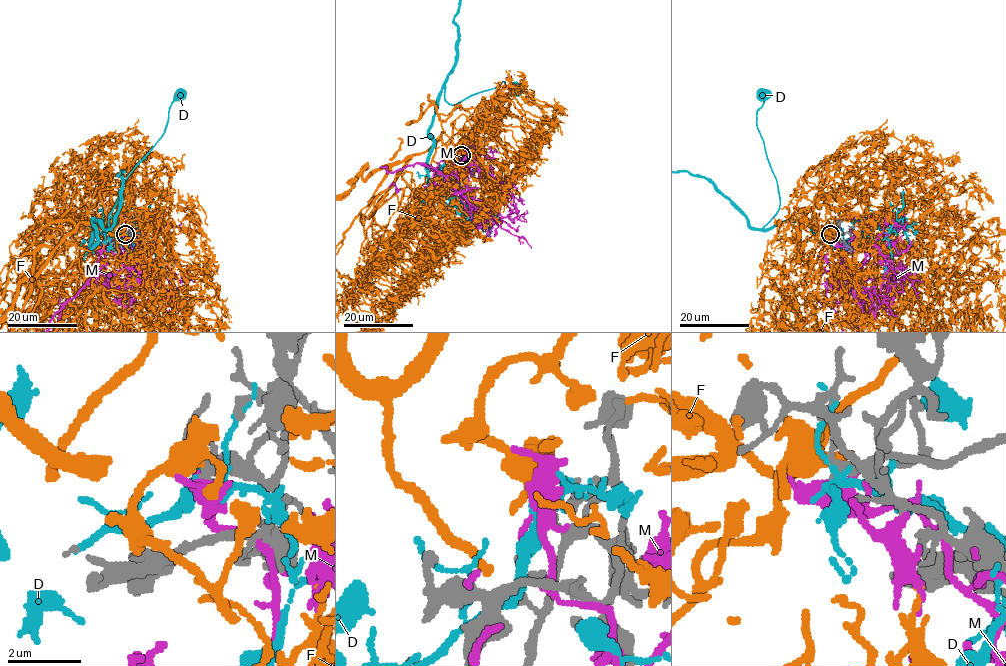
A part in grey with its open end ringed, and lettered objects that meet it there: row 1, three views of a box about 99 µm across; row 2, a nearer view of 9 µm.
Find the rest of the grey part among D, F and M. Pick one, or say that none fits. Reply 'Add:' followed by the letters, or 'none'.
Add: F

